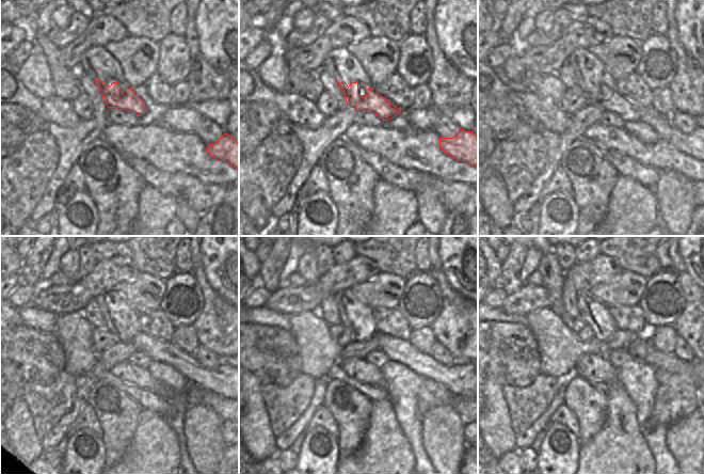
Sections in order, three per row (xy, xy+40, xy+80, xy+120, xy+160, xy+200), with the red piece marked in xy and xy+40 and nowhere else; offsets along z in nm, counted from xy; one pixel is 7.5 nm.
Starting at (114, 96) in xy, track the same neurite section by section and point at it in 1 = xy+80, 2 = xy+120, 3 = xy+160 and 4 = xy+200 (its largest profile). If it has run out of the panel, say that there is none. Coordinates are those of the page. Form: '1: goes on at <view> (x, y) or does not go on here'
1: goes on at xy+80 (694, 144)
2: goes on at xy+120 (217, 380)
3: goes on at xy+160 (456, 377)
4: goes on at xy+200 (641, 350)

